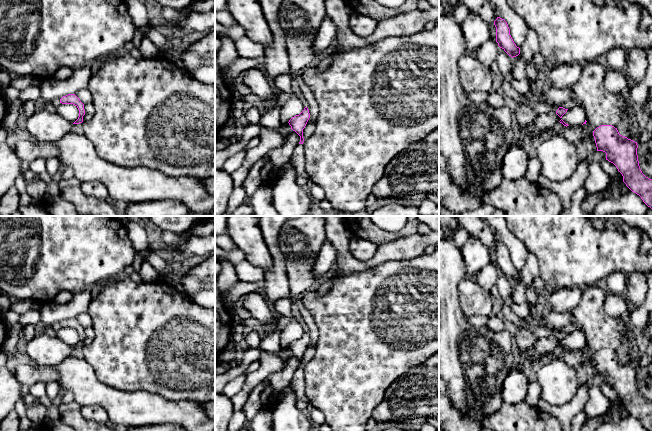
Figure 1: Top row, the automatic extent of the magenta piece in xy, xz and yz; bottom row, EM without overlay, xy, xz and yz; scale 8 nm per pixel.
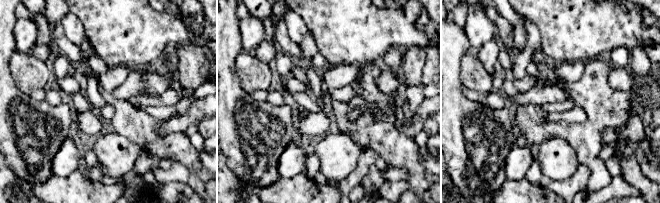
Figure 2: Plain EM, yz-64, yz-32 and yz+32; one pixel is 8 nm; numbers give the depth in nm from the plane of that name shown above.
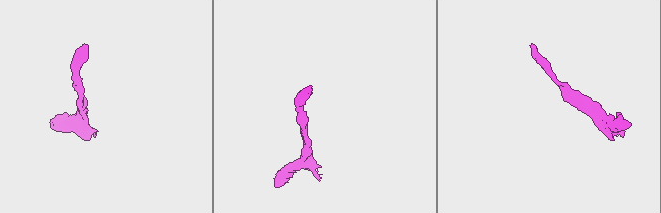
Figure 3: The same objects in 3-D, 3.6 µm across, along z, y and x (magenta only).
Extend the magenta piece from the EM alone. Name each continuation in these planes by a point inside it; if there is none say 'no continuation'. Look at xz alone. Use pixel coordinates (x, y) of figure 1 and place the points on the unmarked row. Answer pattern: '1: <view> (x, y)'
no continuation

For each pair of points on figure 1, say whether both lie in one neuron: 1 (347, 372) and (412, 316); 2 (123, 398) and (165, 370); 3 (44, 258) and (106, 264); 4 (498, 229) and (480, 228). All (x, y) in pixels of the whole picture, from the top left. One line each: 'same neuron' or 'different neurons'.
1: same neuron
2: different neurons
3: same neuron
4: different neurons

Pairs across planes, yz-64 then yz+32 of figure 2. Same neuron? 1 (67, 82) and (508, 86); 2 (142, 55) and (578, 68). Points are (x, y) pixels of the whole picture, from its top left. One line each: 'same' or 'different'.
1: different
2: different

